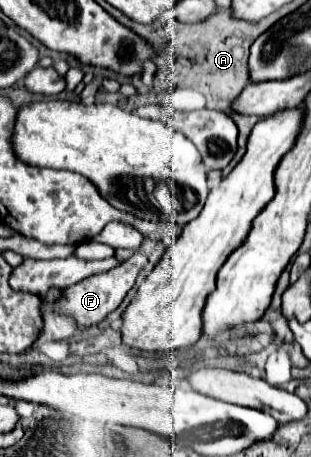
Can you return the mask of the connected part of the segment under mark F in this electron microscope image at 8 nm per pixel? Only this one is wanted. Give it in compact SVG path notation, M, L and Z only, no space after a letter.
M133 255L129 257L127 261L123 261L119 267L107 271L107 273L99 273L99 275L93 275L89 279L83 279L71 287L65 289L65 299L55 303L55 305L43 305L43 313L47 313L49 309L53 311L59 311L59 313L67 313L71 317L75 317L75 321L81 325L81 327L91 327L91 325L97 325L101 323L111 311L115 311L121 301L125 299L125 295L129 293L129 289L135 285L135 279L141 271L141 267L145 265L145 257L143 255Z

